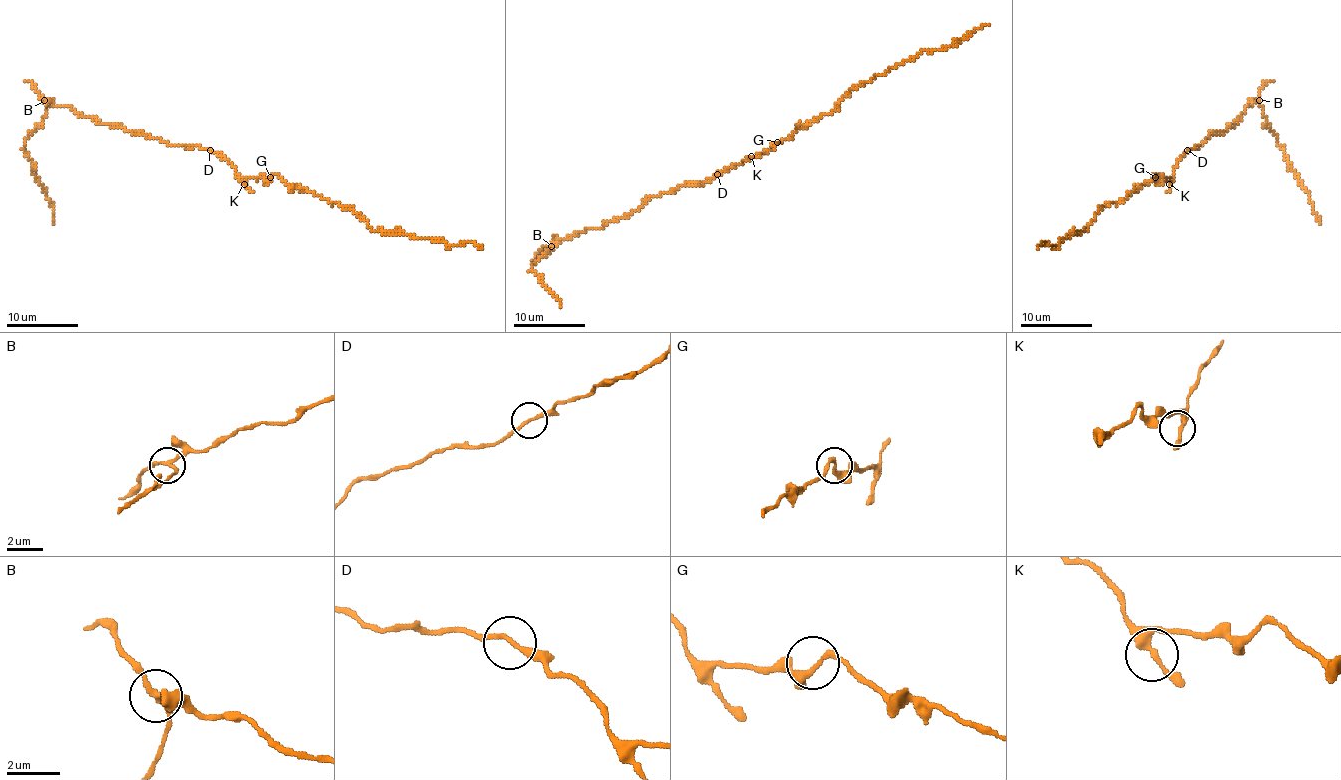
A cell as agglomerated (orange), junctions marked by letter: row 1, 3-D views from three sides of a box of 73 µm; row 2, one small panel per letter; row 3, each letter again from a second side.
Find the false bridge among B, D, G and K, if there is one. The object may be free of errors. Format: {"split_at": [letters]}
{"split_at": ["B"]}

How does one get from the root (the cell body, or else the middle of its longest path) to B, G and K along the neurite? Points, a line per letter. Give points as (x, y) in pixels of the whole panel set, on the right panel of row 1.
B: (1187, 150), (1199, 146), (1212, 134), (1224, 132), (1258, 100)
G: (1187, 150), (1171, 177), (1155, 177)
K: (1187, 150), (1173, 171), (1169, 184)

